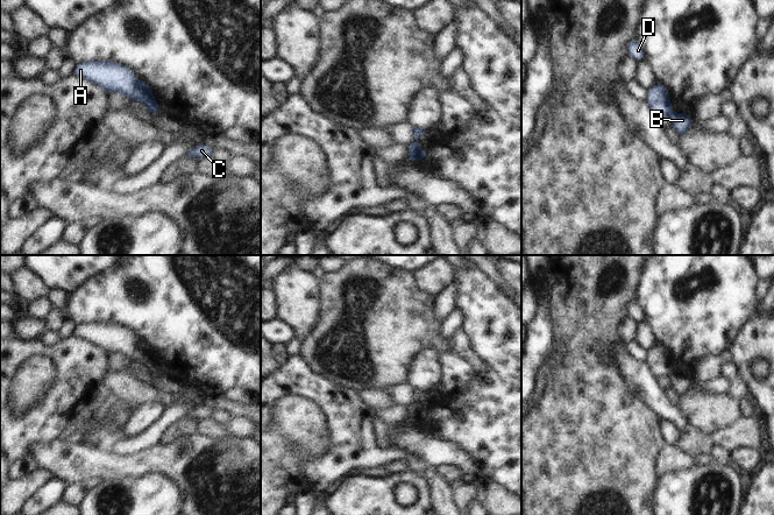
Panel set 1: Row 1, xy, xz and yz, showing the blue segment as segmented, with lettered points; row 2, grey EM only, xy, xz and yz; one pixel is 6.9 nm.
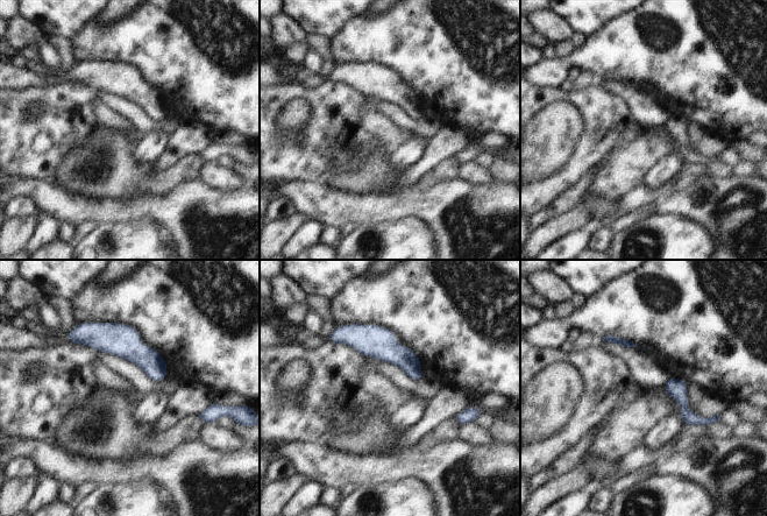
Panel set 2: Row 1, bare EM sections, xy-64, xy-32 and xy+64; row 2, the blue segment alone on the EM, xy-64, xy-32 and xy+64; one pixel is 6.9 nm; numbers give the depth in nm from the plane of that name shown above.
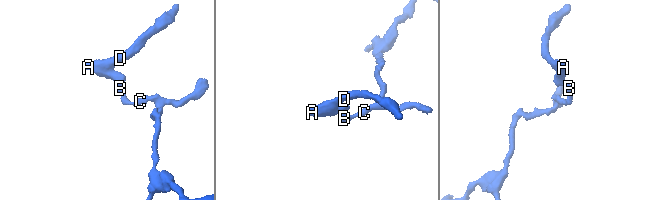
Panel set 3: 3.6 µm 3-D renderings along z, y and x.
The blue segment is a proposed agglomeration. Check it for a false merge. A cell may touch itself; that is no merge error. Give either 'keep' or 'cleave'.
cleave

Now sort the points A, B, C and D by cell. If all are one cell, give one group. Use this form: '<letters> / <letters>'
A D / B C

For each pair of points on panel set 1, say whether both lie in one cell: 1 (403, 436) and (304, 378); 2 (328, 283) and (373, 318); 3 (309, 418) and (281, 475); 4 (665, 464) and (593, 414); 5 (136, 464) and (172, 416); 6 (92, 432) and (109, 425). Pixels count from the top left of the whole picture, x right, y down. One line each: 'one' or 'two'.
1: two
2: one
3: one
4: two
5: two
6: one

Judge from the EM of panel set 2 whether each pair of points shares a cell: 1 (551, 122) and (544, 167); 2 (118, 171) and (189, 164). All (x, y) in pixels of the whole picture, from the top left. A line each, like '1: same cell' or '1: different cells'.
1: same cell
2: same cell

